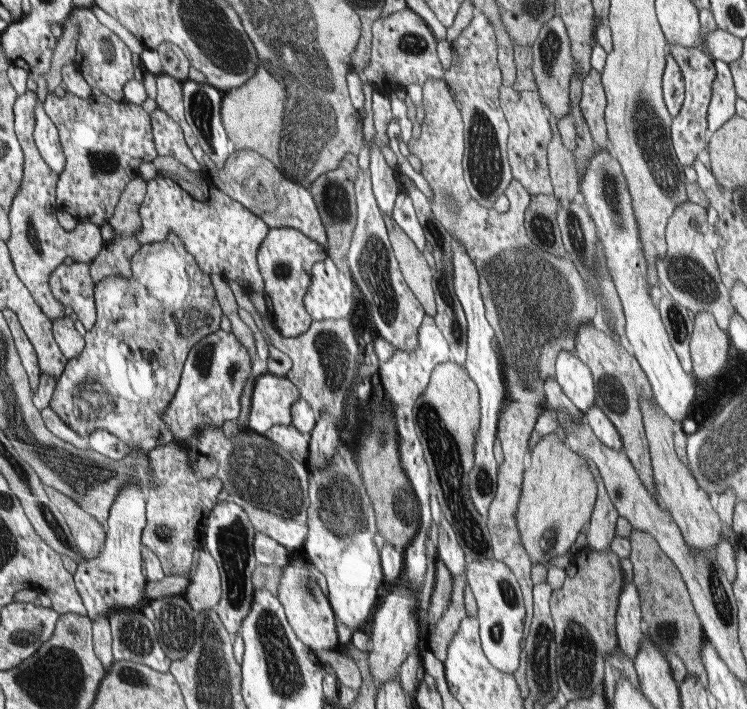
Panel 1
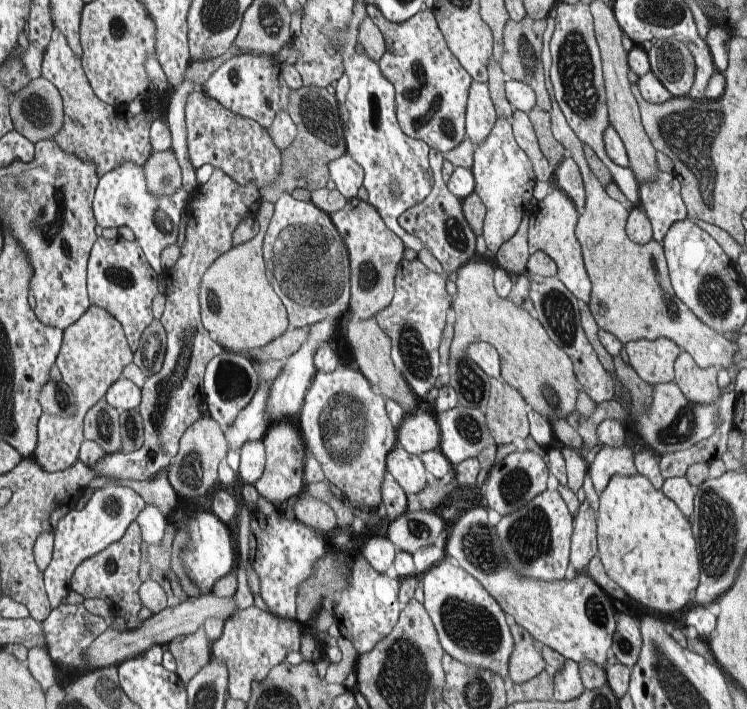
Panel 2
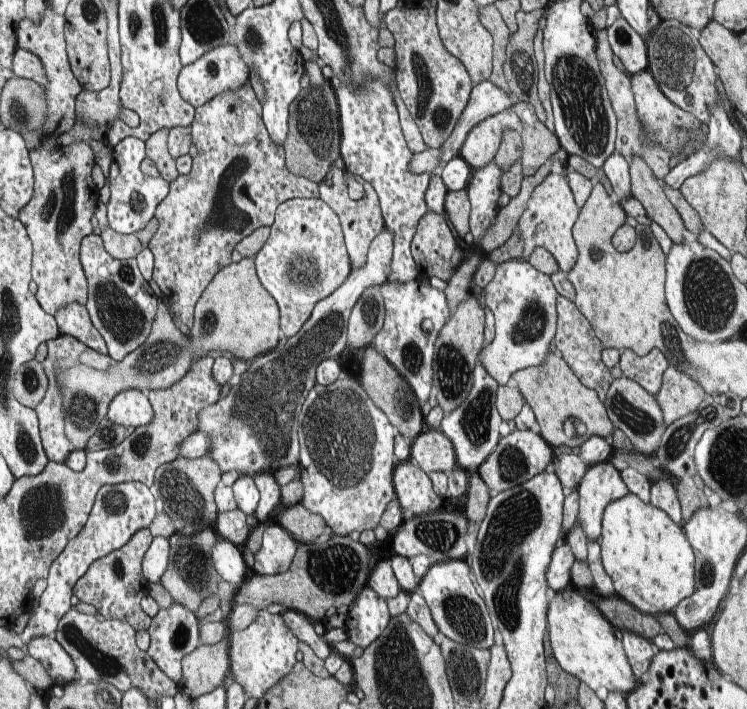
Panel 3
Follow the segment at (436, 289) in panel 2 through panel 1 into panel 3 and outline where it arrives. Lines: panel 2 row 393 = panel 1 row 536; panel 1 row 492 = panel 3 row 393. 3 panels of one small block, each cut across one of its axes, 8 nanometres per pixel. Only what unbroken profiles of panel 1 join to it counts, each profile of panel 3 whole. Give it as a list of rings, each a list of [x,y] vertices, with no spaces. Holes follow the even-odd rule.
[[[423,277],[399,283],[381,285],[384,294],[386,317],[384,328],[375,338],[374,346],[397,368],[410,383],[413,391],[422,402],[430,396],[432,386],[432,362],[436,360],[436,342],[439,334],[451,316],[442,290],[423,281]]]

